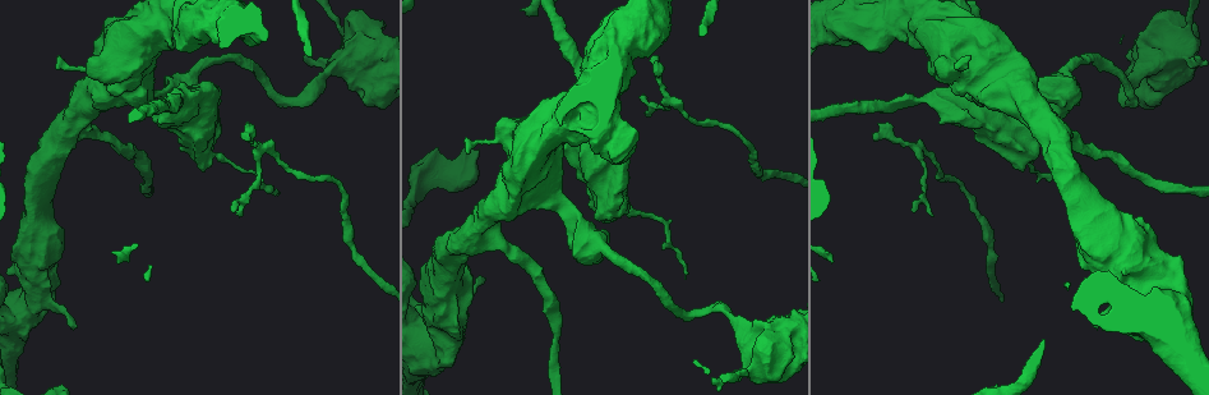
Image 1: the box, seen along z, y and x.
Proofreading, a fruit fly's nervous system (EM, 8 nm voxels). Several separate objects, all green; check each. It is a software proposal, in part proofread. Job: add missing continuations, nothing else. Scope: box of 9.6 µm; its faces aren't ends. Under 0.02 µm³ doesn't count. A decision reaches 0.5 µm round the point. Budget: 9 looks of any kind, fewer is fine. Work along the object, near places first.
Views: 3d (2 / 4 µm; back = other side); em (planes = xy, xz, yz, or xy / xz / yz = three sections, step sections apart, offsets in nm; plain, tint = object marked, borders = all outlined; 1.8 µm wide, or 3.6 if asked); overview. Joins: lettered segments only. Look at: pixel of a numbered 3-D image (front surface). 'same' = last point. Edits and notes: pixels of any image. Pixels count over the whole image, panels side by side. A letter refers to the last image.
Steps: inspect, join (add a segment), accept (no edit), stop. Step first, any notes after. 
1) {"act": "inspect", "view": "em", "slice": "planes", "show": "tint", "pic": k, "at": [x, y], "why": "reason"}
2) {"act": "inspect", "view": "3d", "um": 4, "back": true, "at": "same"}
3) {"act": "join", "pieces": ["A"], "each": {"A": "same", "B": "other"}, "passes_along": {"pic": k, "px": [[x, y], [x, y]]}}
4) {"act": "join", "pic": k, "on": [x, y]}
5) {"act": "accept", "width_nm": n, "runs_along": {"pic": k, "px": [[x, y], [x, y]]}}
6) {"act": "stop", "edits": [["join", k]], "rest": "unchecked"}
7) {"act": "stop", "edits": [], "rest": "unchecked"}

{"act": "inspect", "view": "em", "um": 3.6, "slice": "planes", "show": "borders", "pic": 1, "at": [881, 28], "why": "sharp bend"}

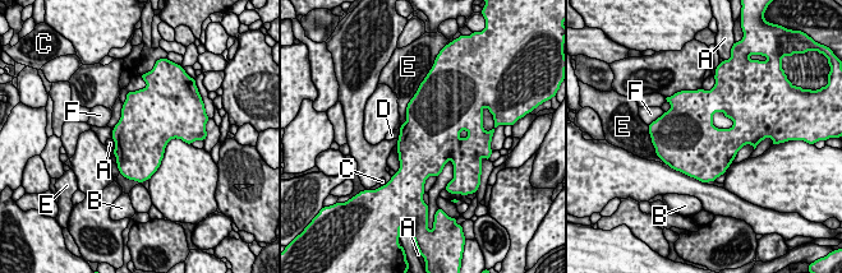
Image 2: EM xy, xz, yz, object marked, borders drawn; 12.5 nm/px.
{"act": "accept", "width_nm": 650, "each": {"A": "other", "B": "other", "C": "other", "D": "other", "E": "other", "F": "other"}, "border": {"pic": 2, "px": [[111, 138], [114, 142], [113, 151]]}, "found": "none of them fits"}

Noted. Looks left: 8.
{"act": "inspect", "view": "3d", "um": 4, "pic": 1, "at": [1177, 47], "why": "sharp bend"}

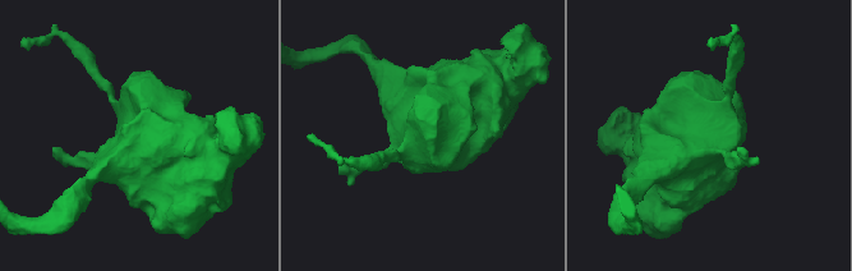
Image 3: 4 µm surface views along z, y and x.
{"act": "inspect", "view": "em", "slice": "planes", "show": "borders", "pic": 3, "at": [707, 131], "why": "need the tissue"}

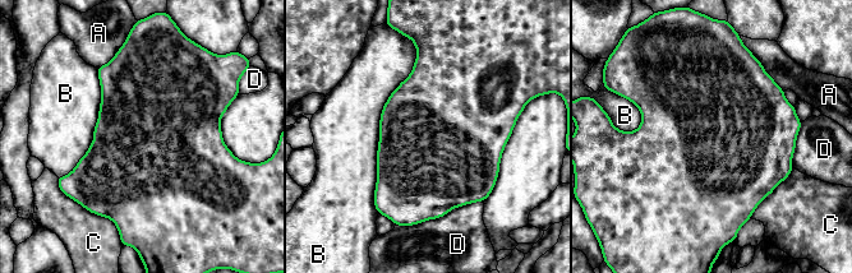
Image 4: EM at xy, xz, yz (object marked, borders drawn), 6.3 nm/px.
{"act": "accept", "width_nm": 800, "each": {"A": "other", "B": "other", "C": "other", "D": "other"}, "border": {"pic": 4, "px": [[418, 50], [381, 112], [376, 209]]}, "found": "none of them fits"}

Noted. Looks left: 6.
{"act": "inspect", "view": "3d", "um": 4, "pic": 1, "at": [685, 275], "why": "an open end"}

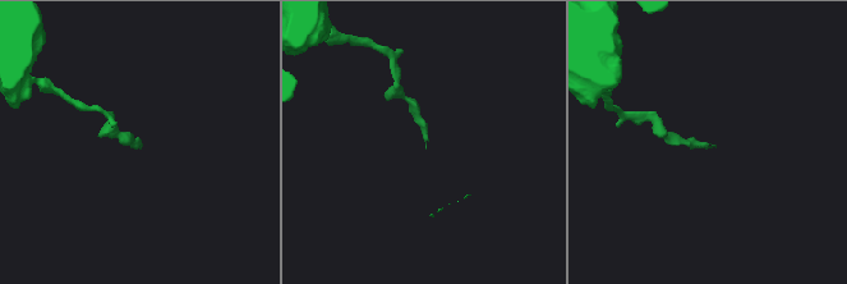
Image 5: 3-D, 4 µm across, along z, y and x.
{"act": "inspect", "view": "em", "slice": "planes", "show": "borders", "pic": 5, "at": [139, 146]}

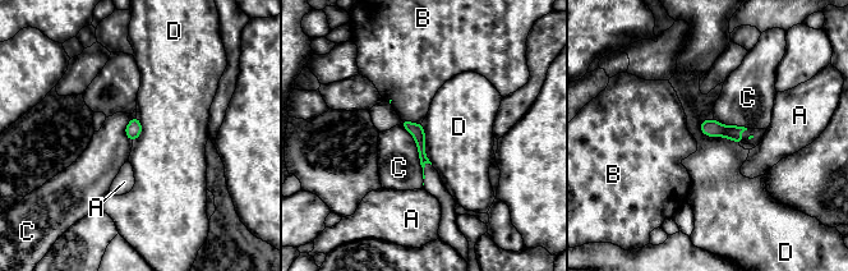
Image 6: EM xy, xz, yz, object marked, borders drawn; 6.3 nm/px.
{"act": "accept", "each": {"A": "other", "B": "other", "C": "other", "D": "other"}, "runs_along": {"pic": 6, "px": [[406, 124], [420, 139], [423, 161]]}, "found": "none of them fits"}

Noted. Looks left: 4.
{"act": "inspect", "view": "3d", "um": 4, "pic": 1, "at": [74, 327], "why": "tapers out"}

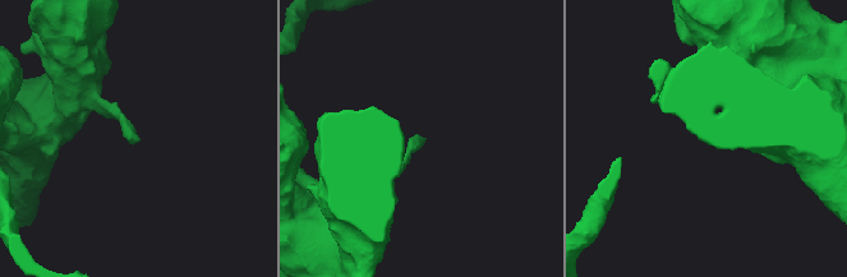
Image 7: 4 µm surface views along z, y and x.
{"act": "inspect", "view": "em", "slice": "yz", "step": 16, "show": "borders", "pic": 7, "at": [137, 139]}

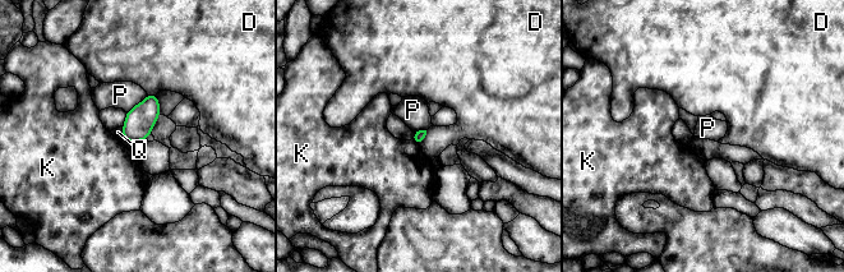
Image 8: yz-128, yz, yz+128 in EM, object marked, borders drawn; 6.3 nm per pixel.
{"act": "accept", "longest_contact_nm": ["P", 180], "each": {"D": "other", "K": "other", "P": "other", "Q": "other"}, "border": {"pic": 8, "px": [[429, 128], [425, 138], [419, 144]]}, "found": "none of them fits"}

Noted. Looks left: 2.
{"act": "stop", "edits": [], "rest": "unchecked"}

